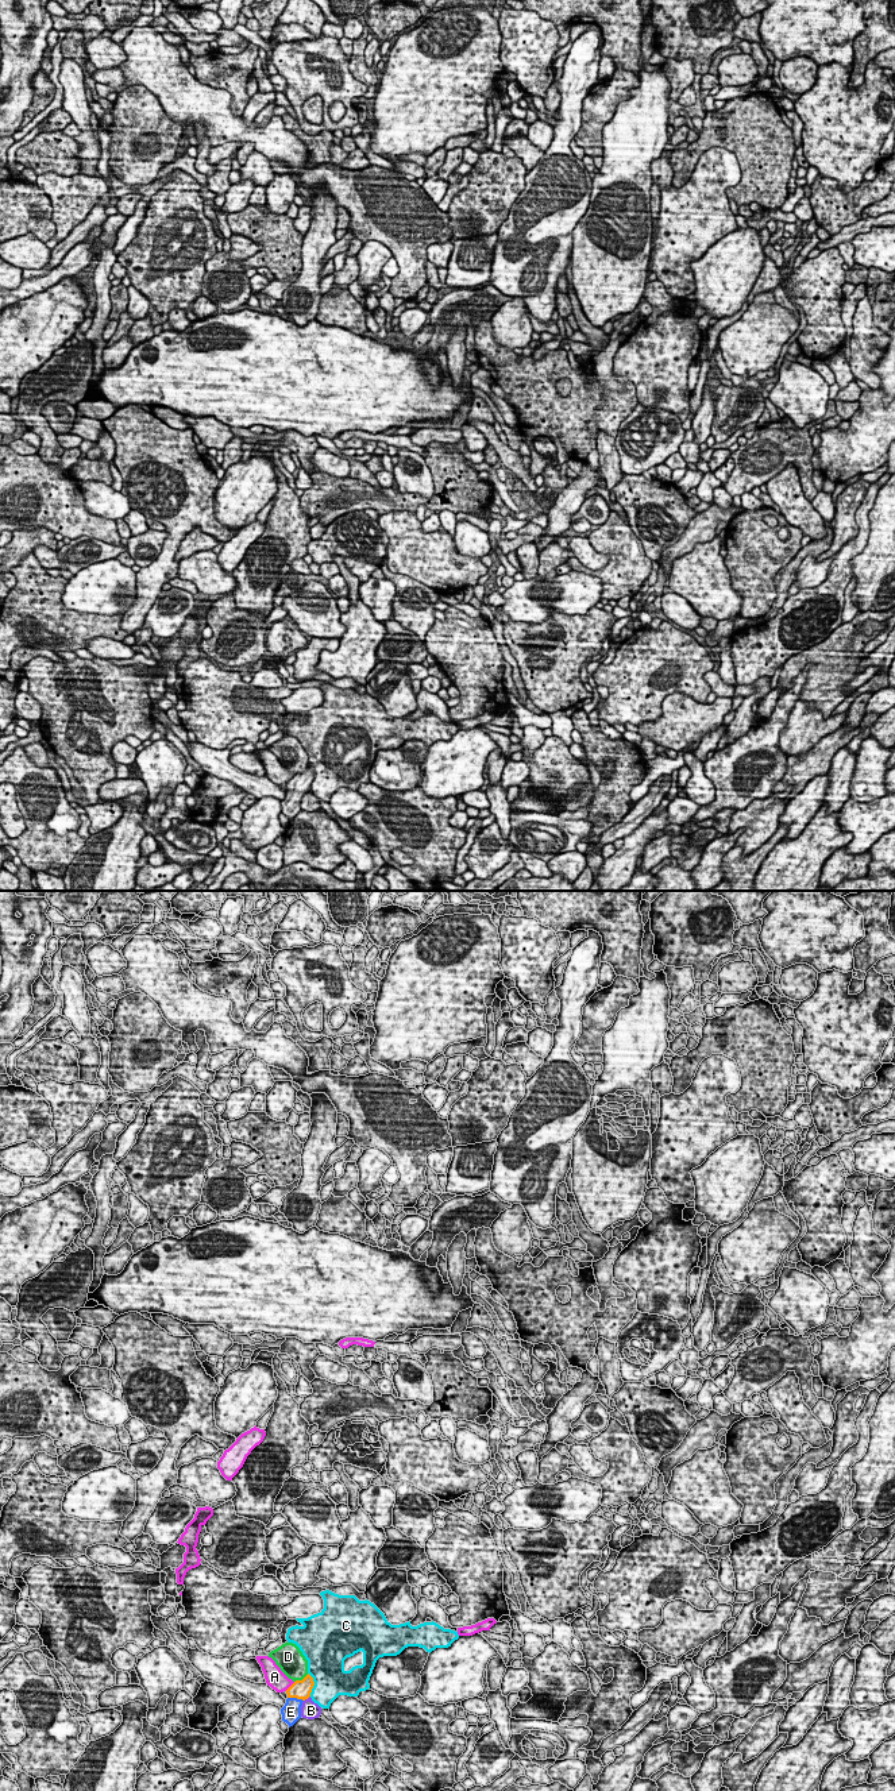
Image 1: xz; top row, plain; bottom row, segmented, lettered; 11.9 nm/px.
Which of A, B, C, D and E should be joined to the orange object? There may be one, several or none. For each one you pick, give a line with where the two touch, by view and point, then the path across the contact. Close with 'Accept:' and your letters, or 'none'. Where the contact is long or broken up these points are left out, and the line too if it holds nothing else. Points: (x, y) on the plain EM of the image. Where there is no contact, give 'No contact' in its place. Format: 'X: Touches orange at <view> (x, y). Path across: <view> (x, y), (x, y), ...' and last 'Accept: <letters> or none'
E: Touches orange at xz (296, 790). Path across: xz (300, 782), (296, 790), (290, 805)
Accept: E

